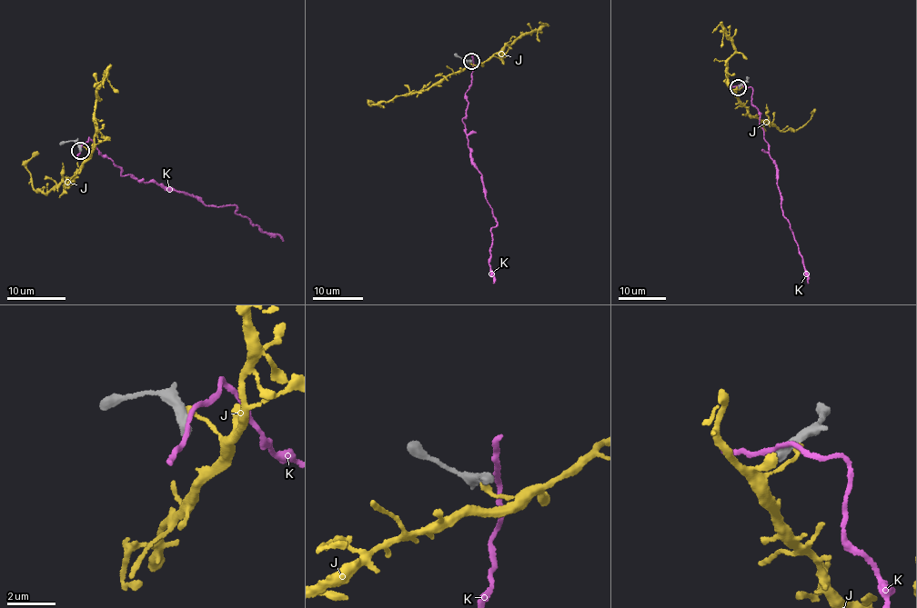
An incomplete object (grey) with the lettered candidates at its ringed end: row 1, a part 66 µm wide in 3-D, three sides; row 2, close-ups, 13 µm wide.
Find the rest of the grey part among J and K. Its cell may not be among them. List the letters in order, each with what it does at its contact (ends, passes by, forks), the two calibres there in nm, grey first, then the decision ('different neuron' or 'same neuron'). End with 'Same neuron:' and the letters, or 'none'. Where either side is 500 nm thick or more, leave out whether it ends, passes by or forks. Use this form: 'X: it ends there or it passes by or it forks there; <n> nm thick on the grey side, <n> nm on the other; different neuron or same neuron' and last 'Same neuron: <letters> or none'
J: 550 nm thick on the grey side, 240 nm on the other; different neuron
K: it passes by; 440 nm thick on the grey side, 180 nm on the other; different neuron
Same neuron: none

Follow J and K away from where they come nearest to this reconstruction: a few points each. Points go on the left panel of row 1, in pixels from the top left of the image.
J: (80, 144), (85, 147), (89, 160), (75, 173), (74, 179), (45, 194), (33, 189), (25, 164), (37, 152)
K: (81, 148), (89, 138), (121, 174), (180, 191), (207, 205), (232, 204), (237, 214), (284, 241)

